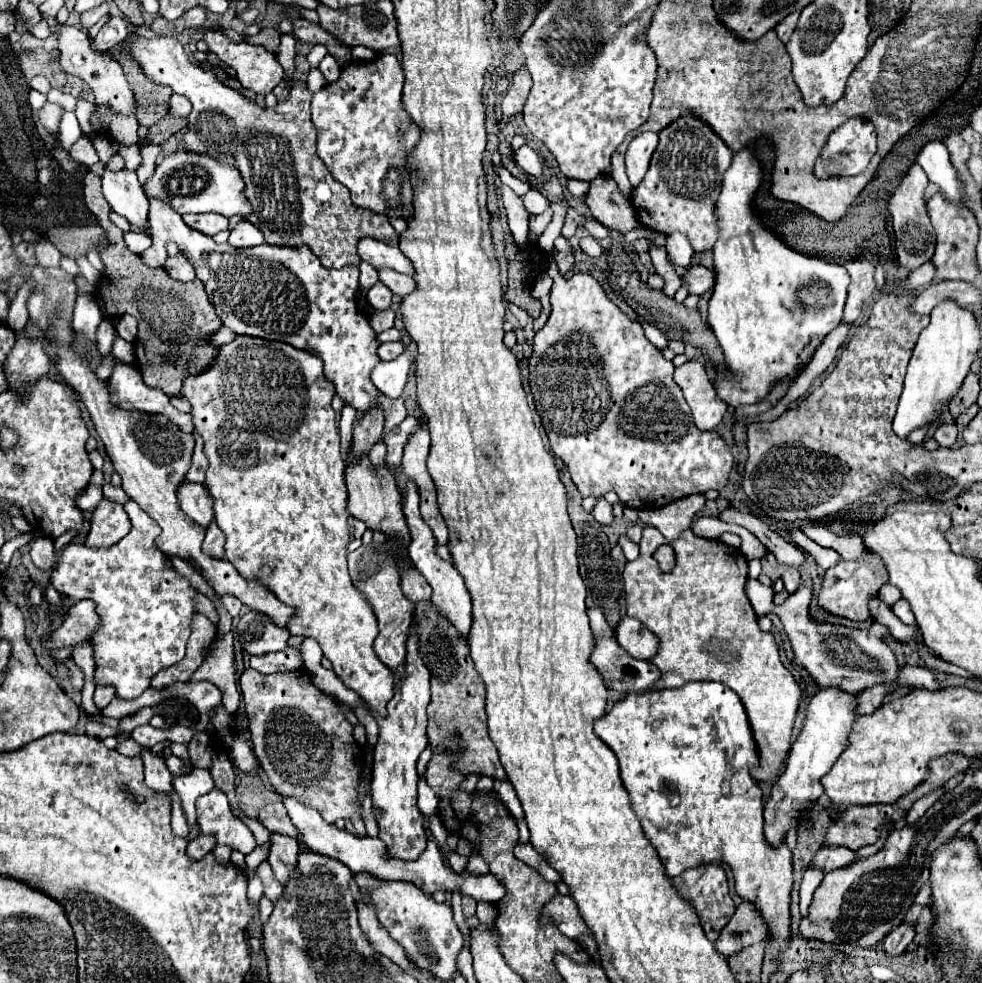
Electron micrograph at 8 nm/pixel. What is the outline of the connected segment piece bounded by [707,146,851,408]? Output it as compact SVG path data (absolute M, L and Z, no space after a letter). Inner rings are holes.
M745 146L733 156L733 162L723 176L723 190L715 206L719 238L713 246L715 288L709 298L707 322L723 348L725 362L731 372L727 378L721 378L721 374L717 374L717 394L733 408L739 404L759 402L771 390L775 380L791 378L795 374L793 370L797 370L823 342L823 338L841 322L847 288L851 282L845 266L829 264L819 258L801 254L787 242L781 242L781 238L777 238L777 234L773 234L773 230L769 230L763 222L757 222L757 214L753 214L753 198L761 184L763 166L757 160L755 150L751 146ZM809 282L821 282L831 288L831 296L825 300L825 304L809 302L809 306L805 306L801 304L801 300L797 300L797 288Z

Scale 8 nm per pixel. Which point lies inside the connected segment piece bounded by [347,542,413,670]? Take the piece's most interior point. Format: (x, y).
(373, 570)

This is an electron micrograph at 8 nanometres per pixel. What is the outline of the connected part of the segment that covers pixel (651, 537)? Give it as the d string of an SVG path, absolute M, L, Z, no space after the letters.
M647 526L643 528L643 538L641 538L641 554L637 560L633 562L627 562L625 564L625 570L623 570L623 580L625 580L625 592L627 592L627 614L631 618L637 618L645 628L649 628L655 636L661 638L661 650L659 654L651 660L659 670L661 670L661 680L653 686L653 690L661 690L661 688L677 688L677 686L683 686L687 682L695 682L695 680L713 680L713 682L723 682L727 684L731 690L735 690L741 698L741 702L745 704L745 710L747 710L747 716L749 716L749 722L751 722L751 728L753 728L753 736L755 736L755 742L757 742L757 748L761 752L761 766L755 768L751 774L757 782L771 782L771 780L777 780L779 774L781 774L781 766L785 764L787 756L789 756L789 748L791 748L791 732L793 732L793 722L795 722L795 716L797 716L797 710L799 710L799 704L803 700L803 692L801 692L801 686L797 684L797 680L793 678L793 674L781 664L781 656L779 656L779 646L777 646L777 640L771 632L763 632L757 624L757 614L755 610L751 608L751 602L745 594L745 582L747 582L747 560L743 556L741 550L737 548L731 548L719 540L707 540L707 538L699 538L695 536L691 530L685 530L685 534L681 534L681 538L669 542L673 548L675 548L675 558L677 558L677 564L675 564L675 570L671 572L663 572L659 570L657 562L653 560L653 552L661 546L661 544L667 544L665 538L661 538L659 530L653 530L653 526Z

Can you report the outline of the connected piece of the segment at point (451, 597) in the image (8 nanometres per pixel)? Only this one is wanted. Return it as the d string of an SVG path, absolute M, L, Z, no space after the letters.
M411 478L405 480L405 490L403 490L403 514L411 532L411 546L409 546L409 558L411 562L417 566L417 570L425 576L425 580L431 584L433 588L433 604L437 606L437 612L447 618L447 622L453 622L453 628L461 634L461 638L469 638L469 630L471 630L471 598L469 592L463 584L463 578L459 576L459 572L453 568L451 562L441 560L435 554L435 538L433 532L429 530L429 526L423 522L421 514L419 514L419 492L417 486Z

